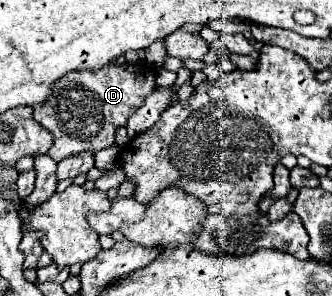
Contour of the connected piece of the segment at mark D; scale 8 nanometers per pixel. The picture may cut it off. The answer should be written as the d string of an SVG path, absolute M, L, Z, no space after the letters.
M110 62L98 70L78 70L62 76L52 84L54 92L46 102L34 106L34 120L54 134L48 156L60 162L66 156L90 150L98 152L114 144L116 130L126 126L128 118L156 90L154 70L148 64L120 66Z

